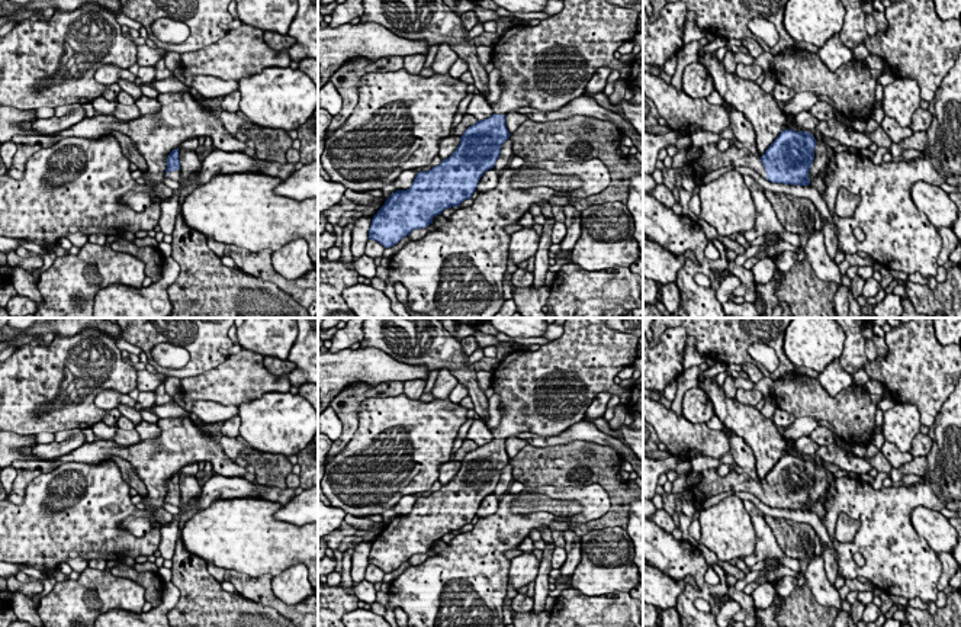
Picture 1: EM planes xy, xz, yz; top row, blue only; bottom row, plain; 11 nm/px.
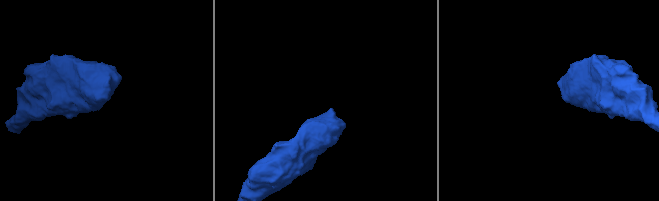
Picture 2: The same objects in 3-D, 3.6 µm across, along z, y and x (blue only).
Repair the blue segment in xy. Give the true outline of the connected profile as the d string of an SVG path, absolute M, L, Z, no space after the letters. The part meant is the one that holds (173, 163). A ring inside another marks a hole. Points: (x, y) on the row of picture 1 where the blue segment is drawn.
M179 148L173 149L167 158L165 177L170 177L177 181L181 179Z

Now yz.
M781 131L761 158L745 147L719 151L717 144L707 144L700 148L701 155L688 163L694 171L694 179L704 179L714 170L733 165L749 167L771 183L809 186L816 139L810 132Z

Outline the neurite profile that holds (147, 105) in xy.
M141 96L138 100L135 100L135 104L138 106L141 115L152 115L161 109L157 97Z

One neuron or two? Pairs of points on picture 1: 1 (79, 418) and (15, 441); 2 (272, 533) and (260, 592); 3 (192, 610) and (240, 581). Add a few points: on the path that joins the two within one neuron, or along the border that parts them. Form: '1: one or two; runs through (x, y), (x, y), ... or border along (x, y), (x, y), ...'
1: two; border along (15, 431), (23, 436), (34, 436)
2: two; border along (230, 569), (251, 576), (272, 576)
3: two; border along (237, 592), (269, 605)

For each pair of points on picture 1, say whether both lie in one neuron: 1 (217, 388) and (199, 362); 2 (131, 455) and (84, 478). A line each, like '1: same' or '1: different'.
1: different
2: different

